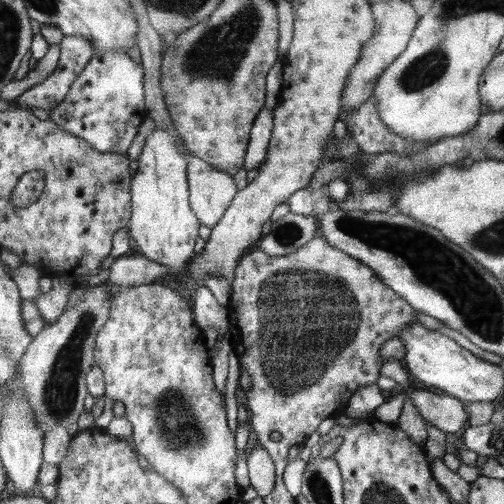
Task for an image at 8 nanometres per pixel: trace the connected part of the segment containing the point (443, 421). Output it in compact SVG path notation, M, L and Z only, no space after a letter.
M411 389L408 398L418 408L424 422L434 425L438 430L450 436L466 428L469 413L465 402L453 398L444 392L442 394L424 389Z

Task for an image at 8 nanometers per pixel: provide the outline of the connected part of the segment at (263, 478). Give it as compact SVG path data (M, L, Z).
M256 443L250 446L247 454L247 465L250 474L250 485L258 497L264 498L275 486L275 464L264 447Z

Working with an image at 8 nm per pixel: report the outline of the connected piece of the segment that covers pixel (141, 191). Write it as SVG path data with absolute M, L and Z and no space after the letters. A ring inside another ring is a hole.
M156 128L151 135L145 139L145 144L139 156L139 165L135 176L131 180L131 214L127 227L129 235L136 241L136 254L142 254L146 258L166 266L173 274L182 274L190 258L194 258L194 244L198 238L198 228L201 222L194 214L189 203L189 184L186 172L185 154L182 150L184 142L178 130L168 132L168 130Z

